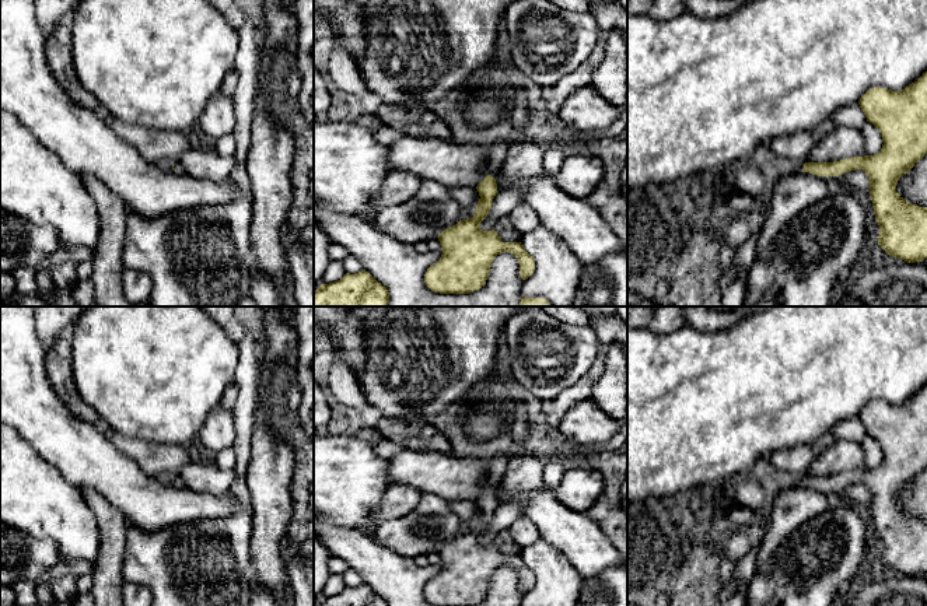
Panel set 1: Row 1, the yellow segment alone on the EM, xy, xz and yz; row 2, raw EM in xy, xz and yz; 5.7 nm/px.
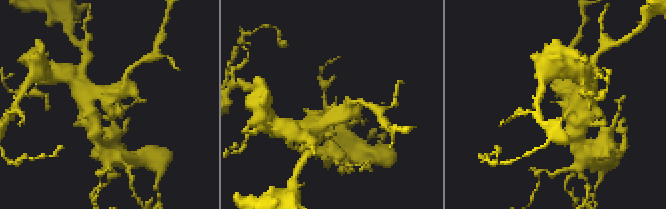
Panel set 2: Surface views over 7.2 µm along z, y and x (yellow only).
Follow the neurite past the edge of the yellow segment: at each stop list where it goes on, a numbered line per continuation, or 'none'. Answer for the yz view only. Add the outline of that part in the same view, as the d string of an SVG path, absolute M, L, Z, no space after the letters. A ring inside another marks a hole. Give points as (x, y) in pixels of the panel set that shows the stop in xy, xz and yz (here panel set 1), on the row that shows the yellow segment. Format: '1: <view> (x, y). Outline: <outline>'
1: yz (786, 170). Outline: M793 164L793 165L783 165L781 167L781 171L780 171L780 175L790 175L790 174L794 174L794 172L802 172L802 165L801 164Z

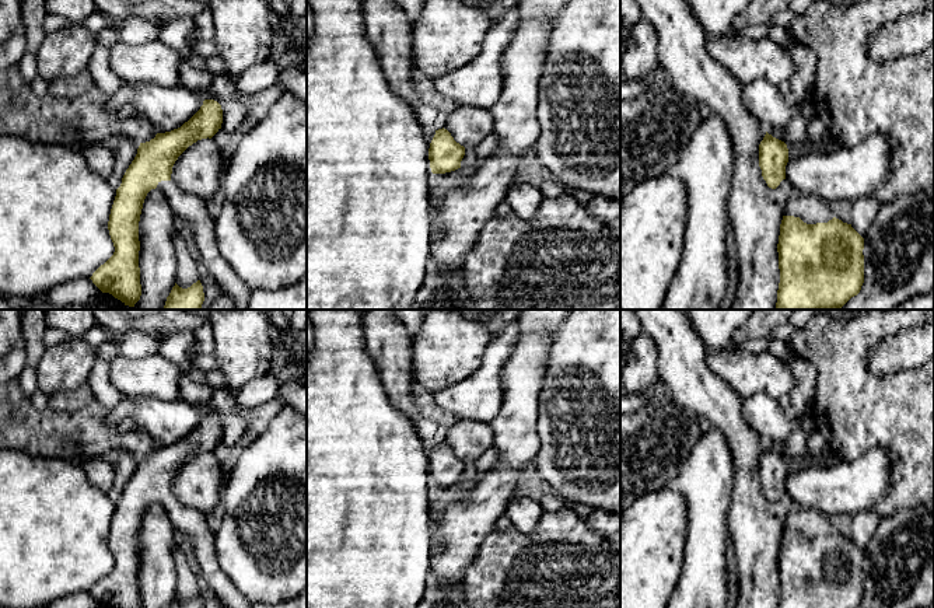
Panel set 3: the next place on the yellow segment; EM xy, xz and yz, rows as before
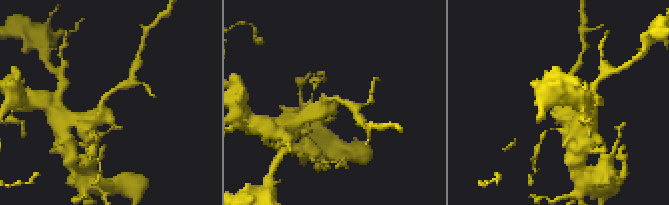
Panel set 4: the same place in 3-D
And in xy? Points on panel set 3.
1: xy (188, 208). Outline: M161 181L157 188L164 192L178 220L185 220L192 226L190 245L202 270L211 276L223 294L232 298L235 310L248 310L252 290L235 275L218 252L214 220L209 214L207 203L181 191L172 181Z

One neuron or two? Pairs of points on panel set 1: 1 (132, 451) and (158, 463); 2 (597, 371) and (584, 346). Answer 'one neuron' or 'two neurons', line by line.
1: one neuron
2: two neurons

